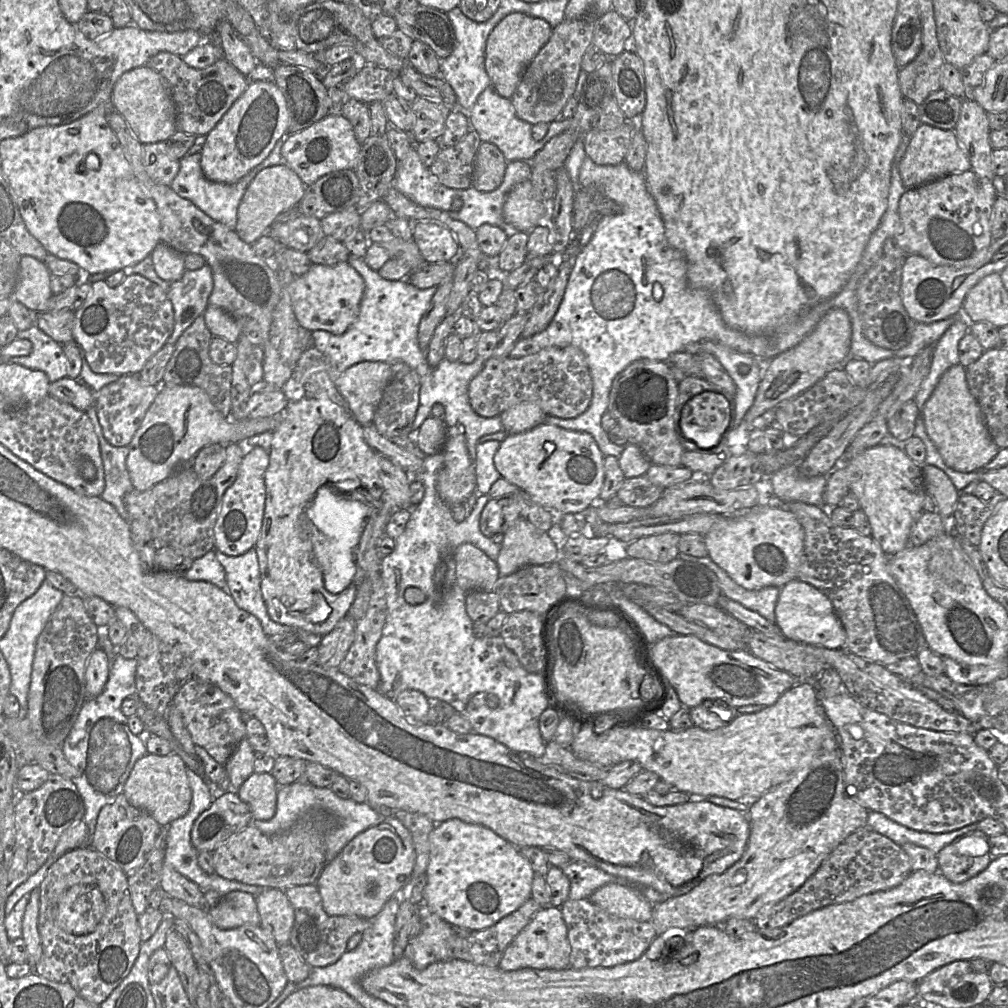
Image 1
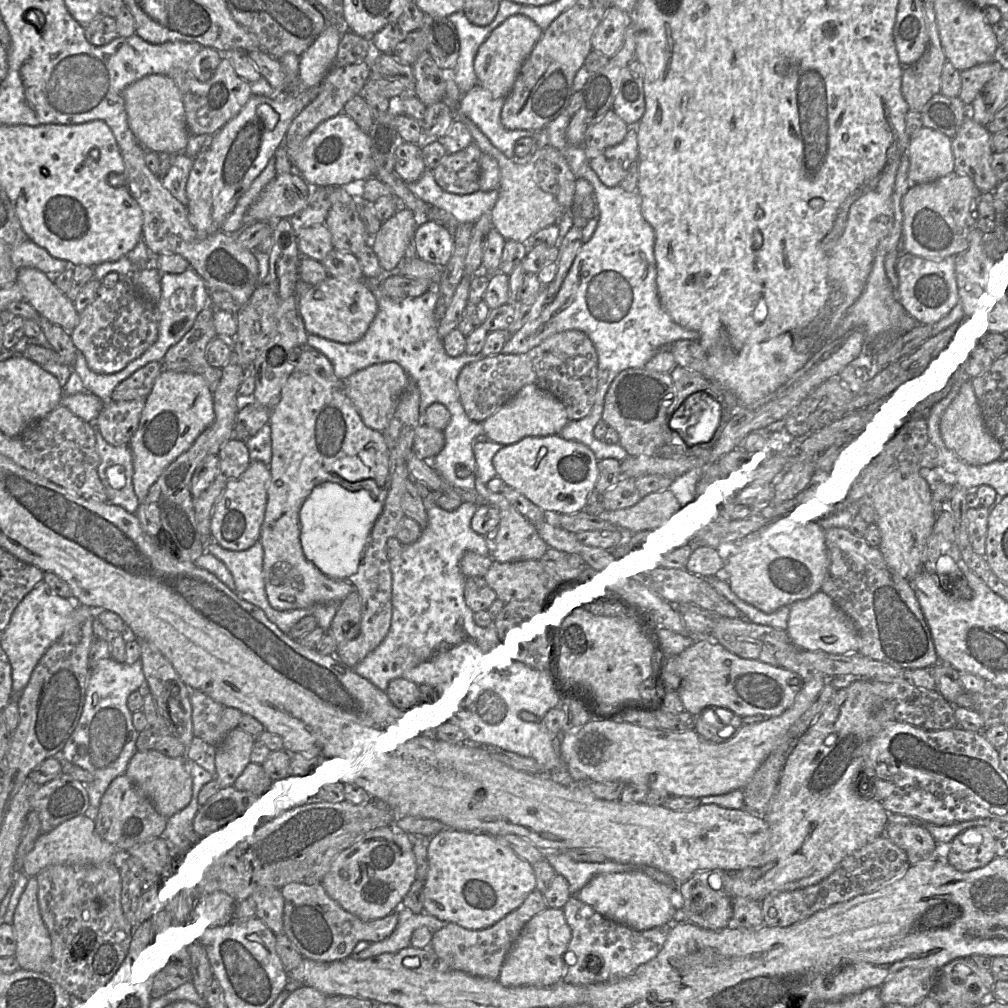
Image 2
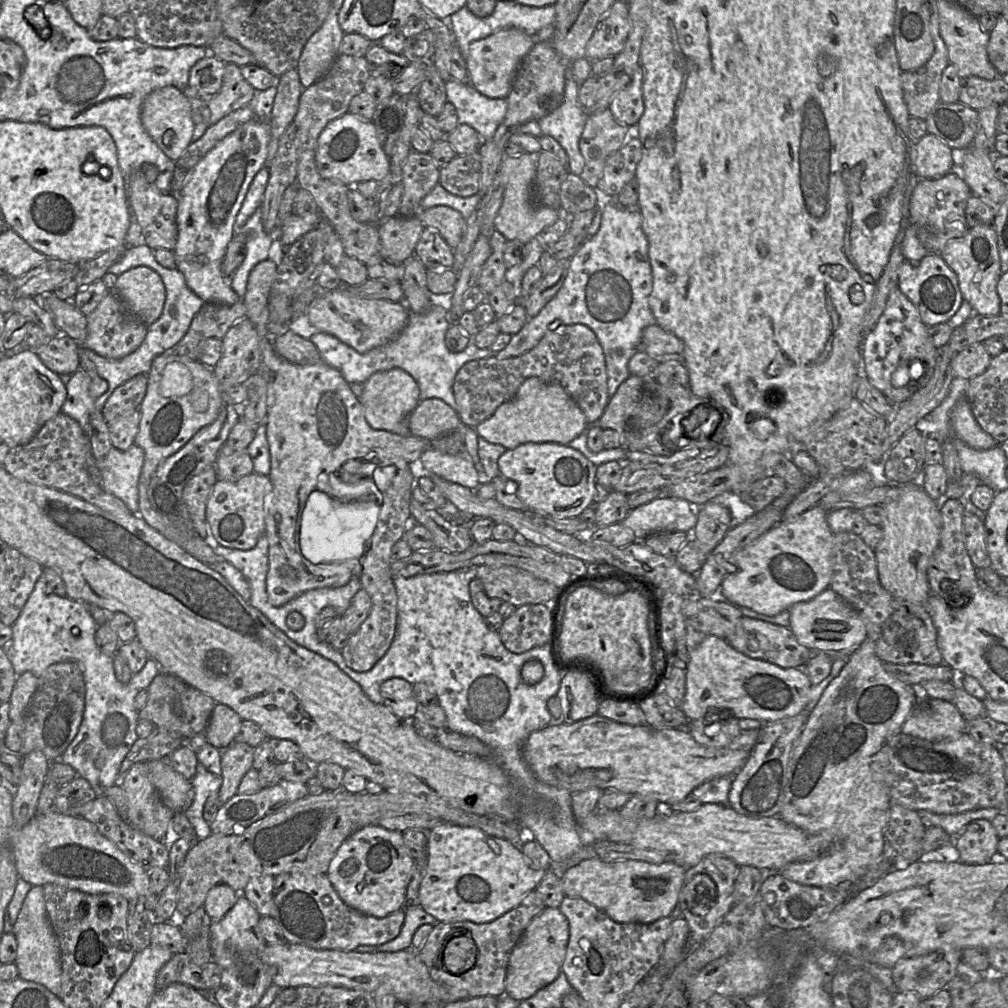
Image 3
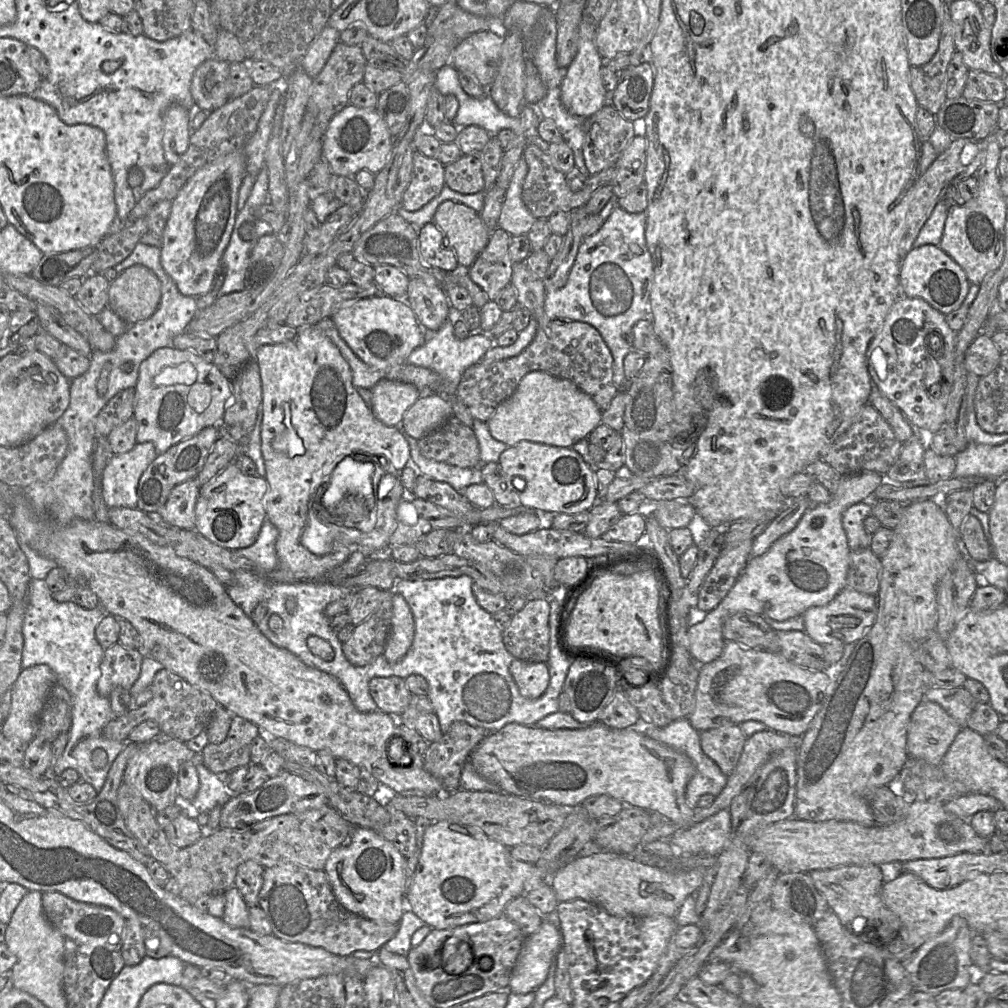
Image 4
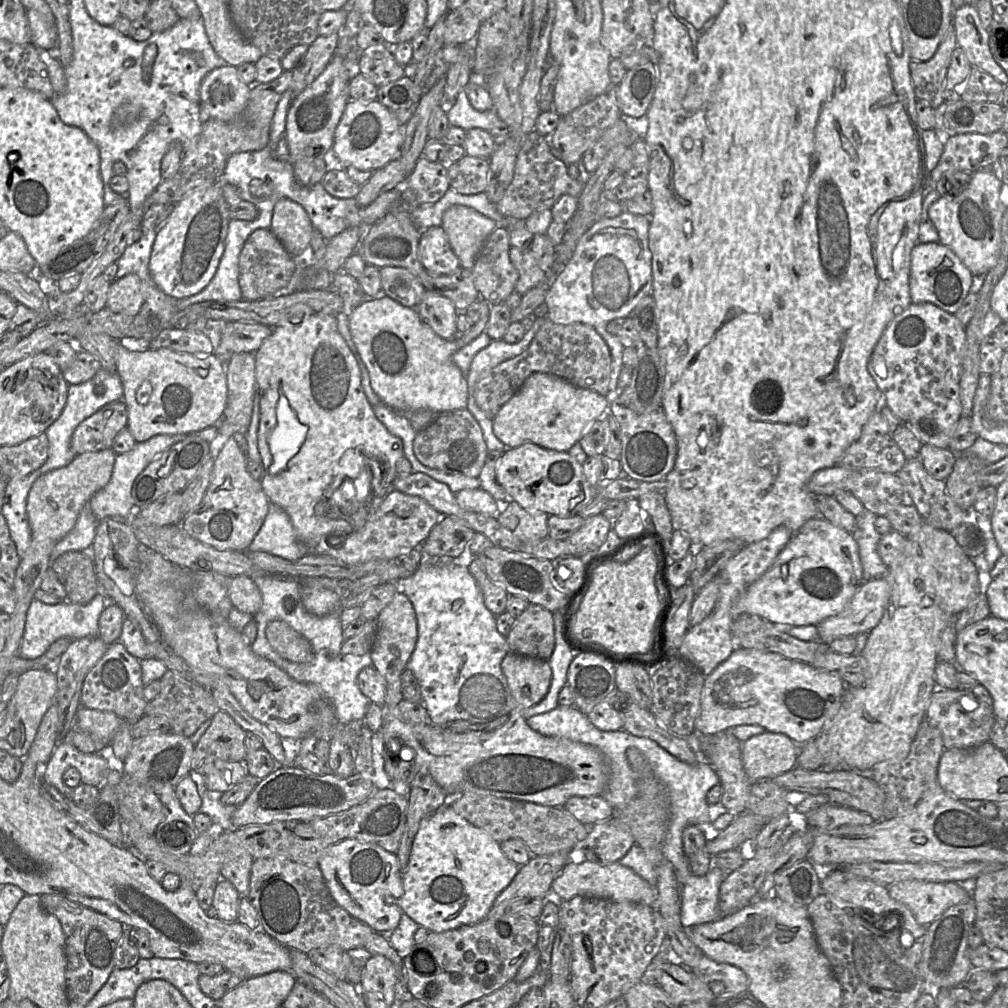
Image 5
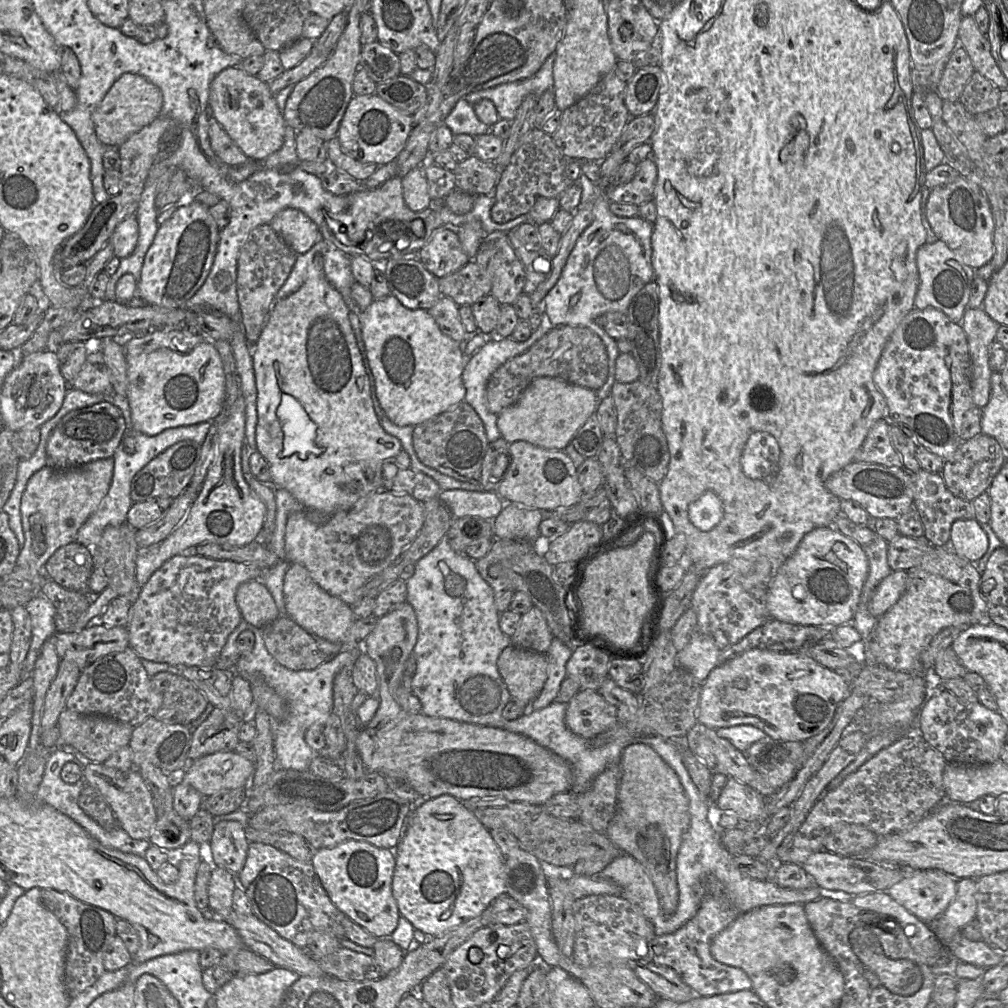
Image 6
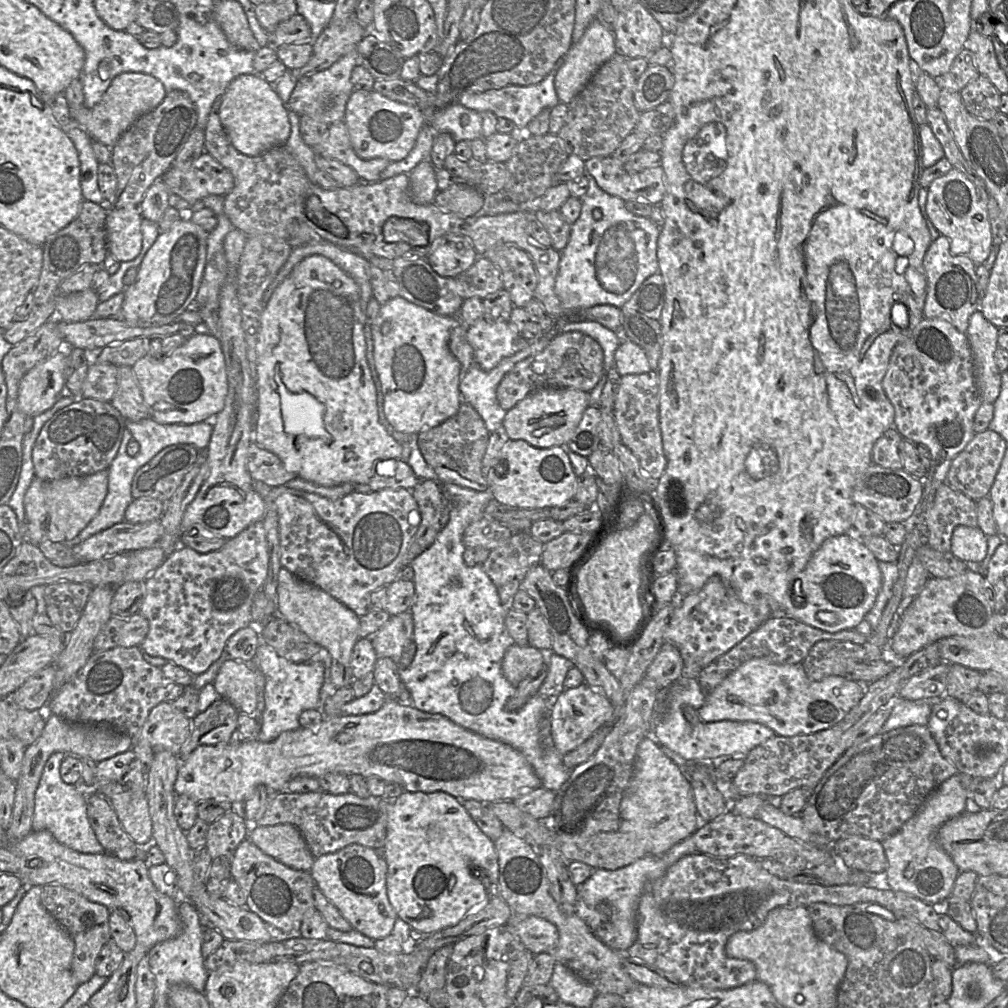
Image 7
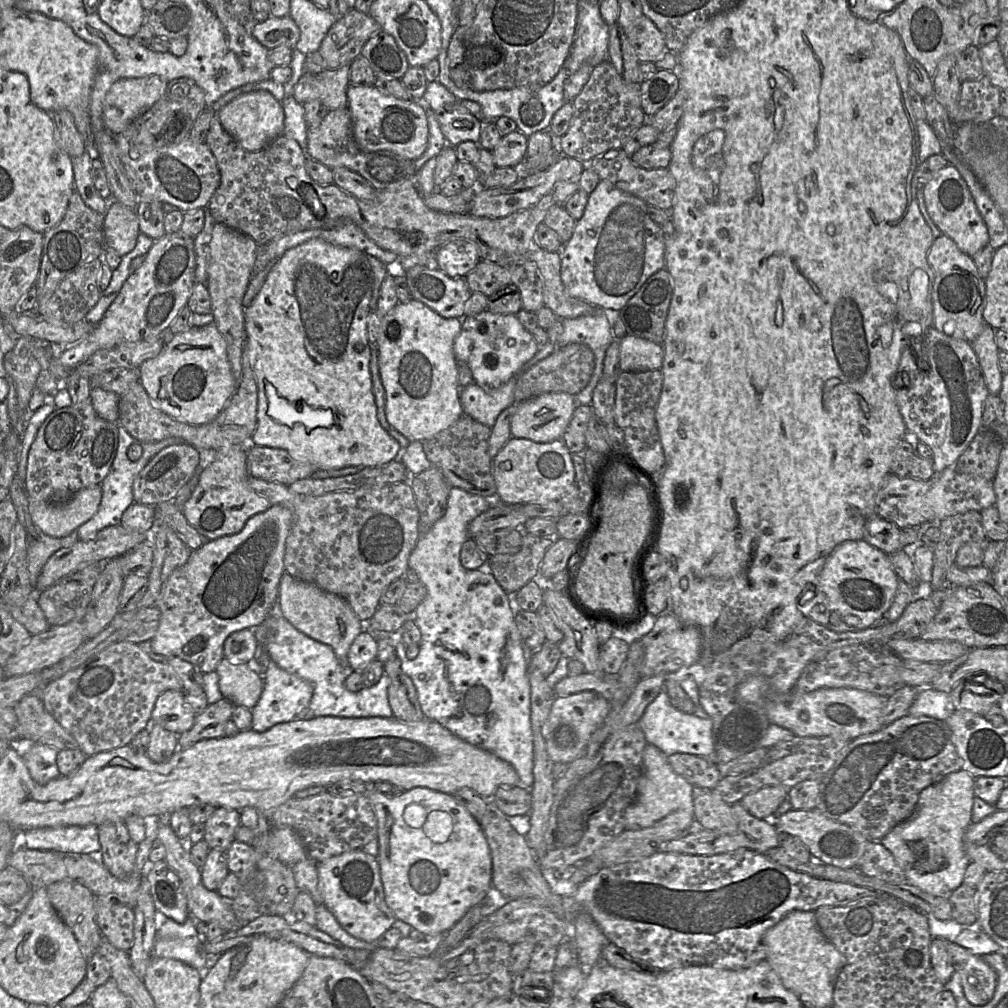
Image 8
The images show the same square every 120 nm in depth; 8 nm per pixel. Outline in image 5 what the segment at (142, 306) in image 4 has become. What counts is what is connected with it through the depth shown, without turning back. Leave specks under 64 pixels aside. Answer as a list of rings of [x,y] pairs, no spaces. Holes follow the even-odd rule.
[[[127,274],[111,283],[106,306],[114,313],[136,315],[144,303],[142,284],[136,274]]]

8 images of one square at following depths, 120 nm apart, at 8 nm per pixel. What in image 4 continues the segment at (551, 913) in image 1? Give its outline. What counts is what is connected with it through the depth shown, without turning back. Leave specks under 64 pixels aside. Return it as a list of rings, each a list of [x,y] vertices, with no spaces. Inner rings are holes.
[[[544,918],[540,927],[523,943],[510,977],[509,991],[518,994],[535,991],[546,980],[552,959],[556,957],[561,948],[562,934],[559,926]]]

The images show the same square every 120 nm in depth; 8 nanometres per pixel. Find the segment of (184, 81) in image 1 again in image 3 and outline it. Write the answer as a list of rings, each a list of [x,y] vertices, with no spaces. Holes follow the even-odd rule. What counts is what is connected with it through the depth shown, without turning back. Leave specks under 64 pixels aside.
[[[226,63],[220,90],[213,96],[188,96],[194,124],[210,126],[229,113],[248,105],[255,89],[243,77],[240,67]]]

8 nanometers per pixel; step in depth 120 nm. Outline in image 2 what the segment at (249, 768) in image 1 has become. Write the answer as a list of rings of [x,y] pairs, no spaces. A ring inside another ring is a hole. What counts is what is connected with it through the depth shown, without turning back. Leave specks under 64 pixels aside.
[[[239,728],[229,733],[225,745],[217,750],[218,777],[215,780],[221,789],[235,788],[236,780],[252,763],[251,754],[255,746],[256,740]]]

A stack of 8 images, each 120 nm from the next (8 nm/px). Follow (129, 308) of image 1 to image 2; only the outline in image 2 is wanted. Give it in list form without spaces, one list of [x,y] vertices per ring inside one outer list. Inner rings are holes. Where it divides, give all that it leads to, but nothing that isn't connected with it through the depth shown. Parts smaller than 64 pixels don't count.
[[[128,278],[114,286],[102,284],[95,300],[81,313],[78,325],[71,332],[77,350],[83,352],[89,368],[101,374],[124,369],[153,345],[159,332],[156,305],[141,297]]]

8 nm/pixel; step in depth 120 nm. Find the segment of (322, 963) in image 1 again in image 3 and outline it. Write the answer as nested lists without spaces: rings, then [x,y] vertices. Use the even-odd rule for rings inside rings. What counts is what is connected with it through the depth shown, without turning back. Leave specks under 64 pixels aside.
[[[288,872],[274,877],[271,917],[279,924],[289,943],[344,952],[354,951],[361,945],[378,947],[399,935],[404,911],[400,909],[384,918],[362,914],[340,899],[327,874]],[[326,896],[330,897],[330,904],[324,904]]]

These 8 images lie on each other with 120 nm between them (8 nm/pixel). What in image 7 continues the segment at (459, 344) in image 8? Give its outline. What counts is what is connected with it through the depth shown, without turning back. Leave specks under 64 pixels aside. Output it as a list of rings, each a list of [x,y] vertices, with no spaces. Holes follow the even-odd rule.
[[[484,318],[466,326],[466,338],[473,349],[474,363],[485,371],[525,348],[529,342],[509,321],[489,323]]]

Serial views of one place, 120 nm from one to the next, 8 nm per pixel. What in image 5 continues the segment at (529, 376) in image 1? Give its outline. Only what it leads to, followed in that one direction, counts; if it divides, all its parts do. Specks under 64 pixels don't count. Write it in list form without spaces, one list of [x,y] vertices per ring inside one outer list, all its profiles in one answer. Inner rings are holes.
[[[511,247],[509,257],[519,274],[515,285],[517,293],[524,295],[530,289],[547,280],[547,274],[540,269],[530,249],[520,250],[516,247]],[[547,318],[525,351],[501,362],[477,382],[474,387],[474,399],[484,414],[493,419],[531,374],[542,372],[556,375],[580,388],[607,396],[610,406],[611,365],[609,347],[593,327],[582,323],[562,325]]]

